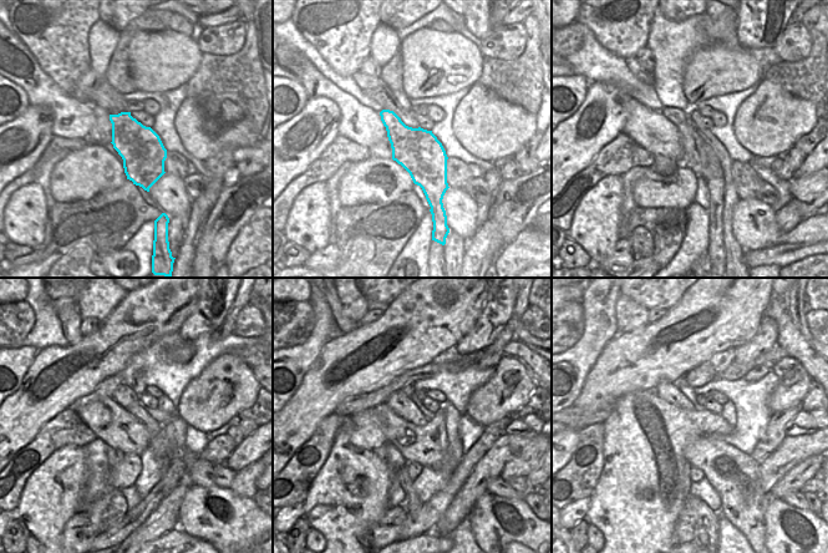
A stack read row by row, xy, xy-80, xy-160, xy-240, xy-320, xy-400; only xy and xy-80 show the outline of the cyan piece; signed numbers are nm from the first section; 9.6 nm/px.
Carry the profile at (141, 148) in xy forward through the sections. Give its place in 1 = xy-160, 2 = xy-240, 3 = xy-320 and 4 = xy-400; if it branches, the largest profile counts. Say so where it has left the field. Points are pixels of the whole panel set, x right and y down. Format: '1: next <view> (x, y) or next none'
1: next xy-160 (694, 158)
2: next xy-240 (125, 396)
3: next xy-320 (407, 390)
4: next xy-400 (699, 376)

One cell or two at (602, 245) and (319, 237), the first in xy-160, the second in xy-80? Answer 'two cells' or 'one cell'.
one cell

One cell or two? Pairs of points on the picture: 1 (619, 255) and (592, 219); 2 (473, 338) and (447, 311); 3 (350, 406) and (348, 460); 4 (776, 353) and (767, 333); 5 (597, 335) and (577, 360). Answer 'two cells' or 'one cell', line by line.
1: two cells
2: two cells
3: two cells
4: two cells
5: one cell

